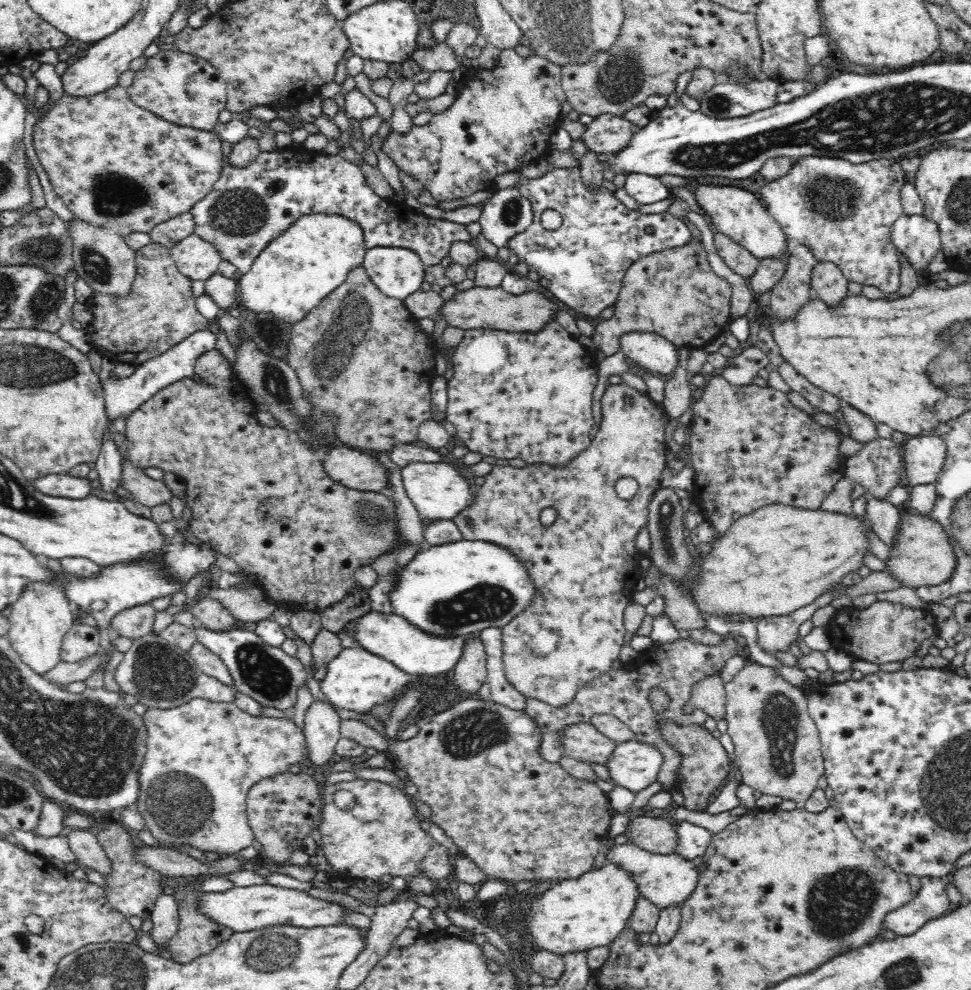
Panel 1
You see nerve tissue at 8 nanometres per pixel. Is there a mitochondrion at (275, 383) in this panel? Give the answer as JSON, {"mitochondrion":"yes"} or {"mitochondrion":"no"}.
{"mitochondrion":"yes"}

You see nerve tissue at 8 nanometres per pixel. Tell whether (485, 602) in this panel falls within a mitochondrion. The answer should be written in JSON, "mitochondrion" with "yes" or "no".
{"mitochondrion":"yes"}

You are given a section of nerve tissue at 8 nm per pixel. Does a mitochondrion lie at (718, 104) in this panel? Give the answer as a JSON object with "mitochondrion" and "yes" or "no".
{"mitochondrion":"yes"}

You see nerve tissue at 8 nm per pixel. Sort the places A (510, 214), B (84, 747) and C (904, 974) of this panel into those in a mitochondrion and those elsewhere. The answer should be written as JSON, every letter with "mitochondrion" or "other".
{"A":"mitochondrion","B":"mitochondrion","C":"mitochondrion"}

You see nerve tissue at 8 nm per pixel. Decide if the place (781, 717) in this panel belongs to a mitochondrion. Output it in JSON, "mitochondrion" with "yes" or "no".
{"mitochondrion":"yes"}

